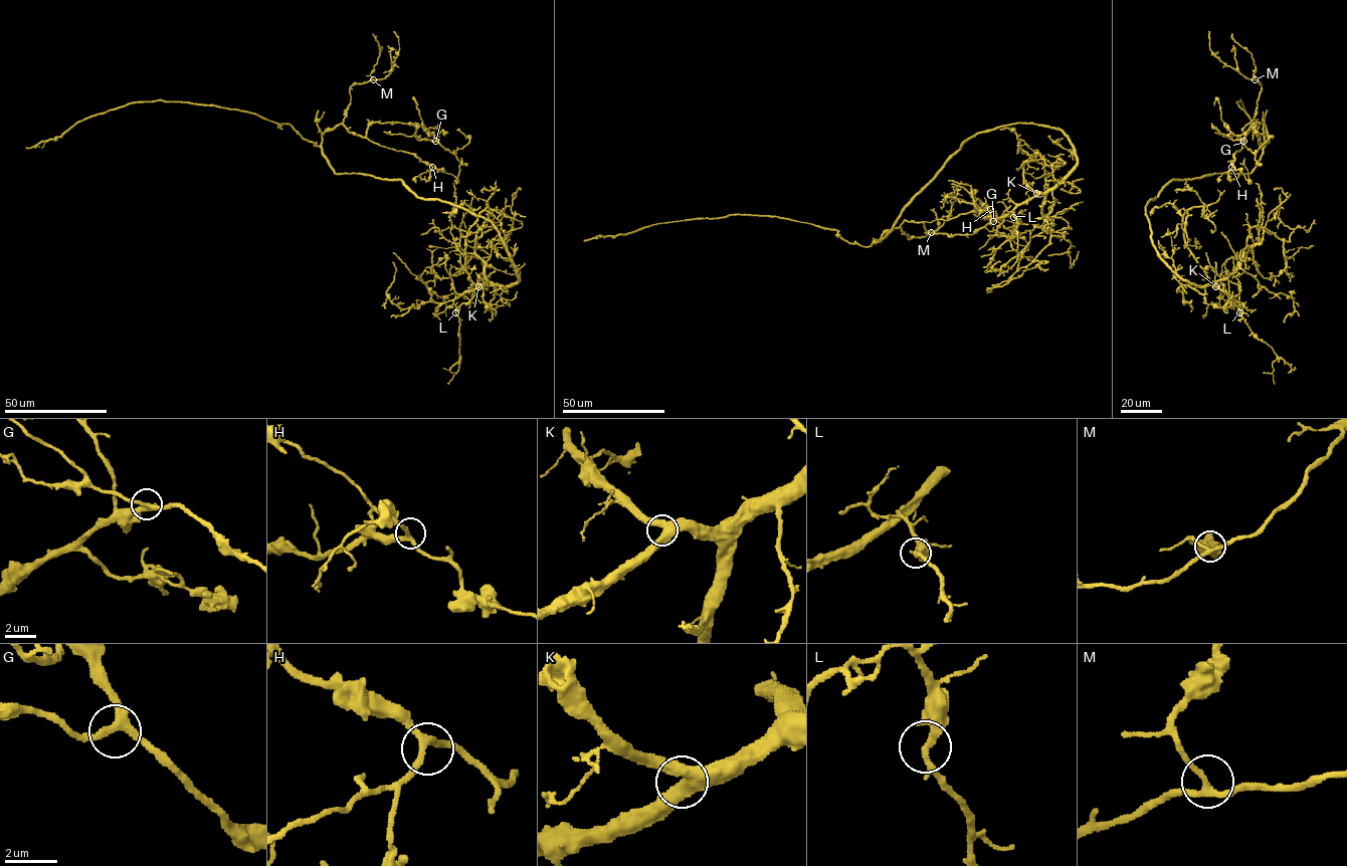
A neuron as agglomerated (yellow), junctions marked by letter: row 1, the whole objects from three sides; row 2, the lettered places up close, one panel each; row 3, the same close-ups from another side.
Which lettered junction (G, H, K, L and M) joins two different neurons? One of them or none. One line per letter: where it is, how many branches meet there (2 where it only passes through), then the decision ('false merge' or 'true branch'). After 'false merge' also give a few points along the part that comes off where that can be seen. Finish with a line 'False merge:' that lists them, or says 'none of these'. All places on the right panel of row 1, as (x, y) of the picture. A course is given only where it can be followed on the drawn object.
G: place (1243, 141); branches 3; true branch
H: place (1231, 167); branches 3; true branch
K: place (1215, 286); branches 3; true branch
L: place (1239, 312); branches 3; true branch
M: place (1255, 79); branches 3; true branch
False merge: none of these

